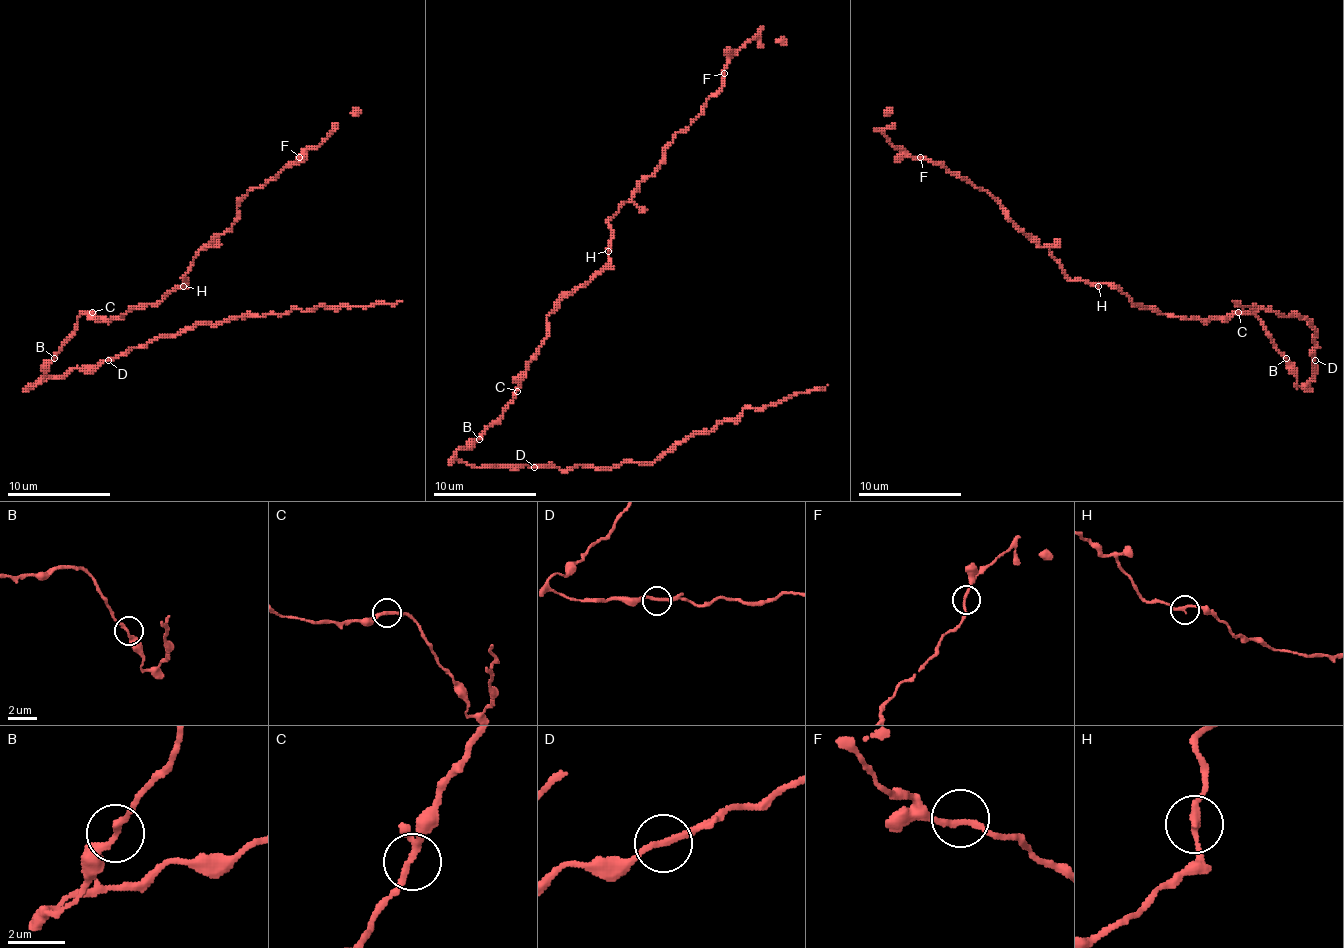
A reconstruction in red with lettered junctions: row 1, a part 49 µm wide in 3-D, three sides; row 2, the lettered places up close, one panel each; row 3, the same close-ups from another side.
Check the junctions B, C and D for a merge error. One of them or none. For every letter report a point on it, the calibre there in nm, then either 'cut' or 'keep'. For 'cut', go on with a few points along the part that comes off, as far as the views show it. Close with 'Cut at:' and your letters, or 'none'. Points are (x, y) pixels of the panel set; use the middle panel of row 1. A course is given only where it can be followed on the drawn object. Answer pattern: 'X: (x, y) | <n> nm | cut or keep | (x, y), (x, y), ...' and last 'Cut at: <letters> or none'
B: (479, 439) | 200 nm | keep
C: (517, 391) | 220 nm | keep
D: (534, 467) | 200 nm | keep
Cut at: none

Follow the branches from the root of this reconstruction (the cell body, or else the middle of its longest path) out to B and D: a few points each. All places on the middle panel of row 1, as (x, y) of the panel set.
B: (516, 393), (513, 400), (479, 439)
D: (516, 393), (503, 413), (467, 449), (459, 449), (456, 457), (477, 467), (526, 465), (534, 467)

